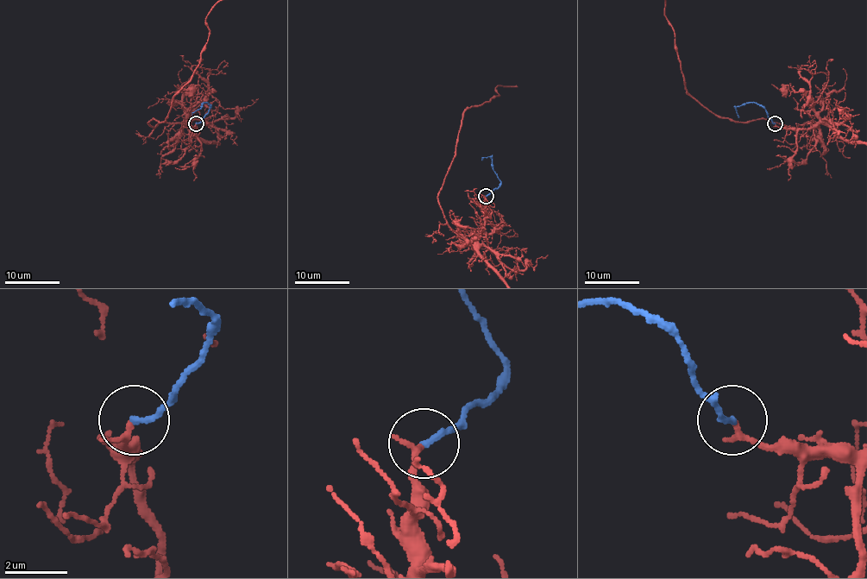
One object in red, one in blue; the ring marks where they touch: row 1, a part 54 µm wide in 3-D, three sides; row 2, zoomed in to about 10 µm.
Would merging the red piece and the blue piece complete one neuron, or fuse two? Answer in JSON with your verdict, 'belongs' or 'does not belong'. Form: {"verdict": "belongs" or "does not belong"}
{"verdict": "does not belong"}

